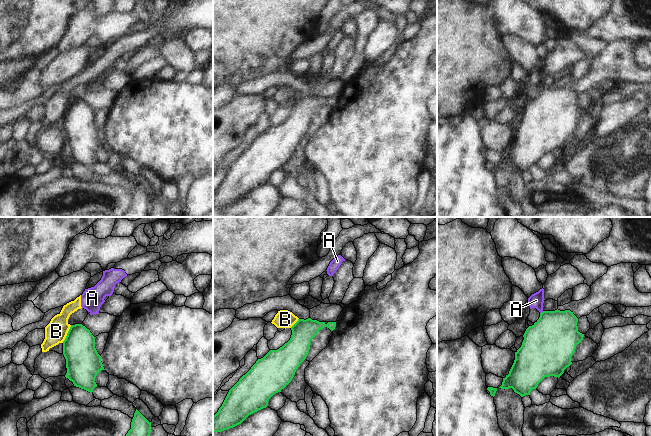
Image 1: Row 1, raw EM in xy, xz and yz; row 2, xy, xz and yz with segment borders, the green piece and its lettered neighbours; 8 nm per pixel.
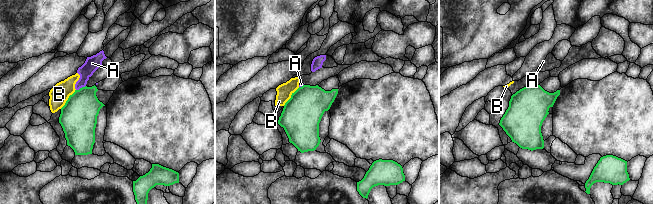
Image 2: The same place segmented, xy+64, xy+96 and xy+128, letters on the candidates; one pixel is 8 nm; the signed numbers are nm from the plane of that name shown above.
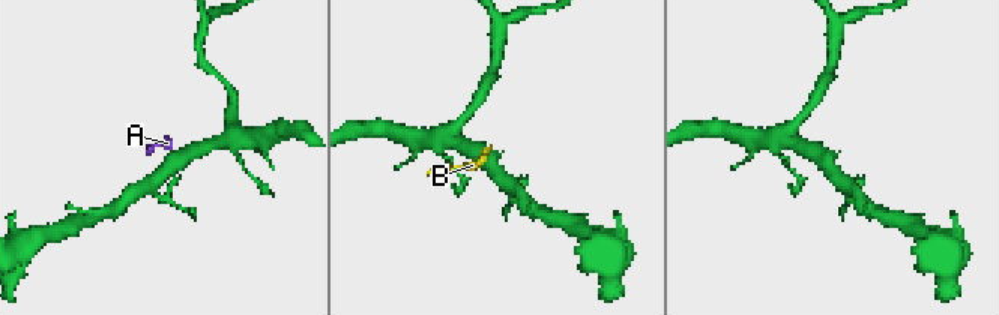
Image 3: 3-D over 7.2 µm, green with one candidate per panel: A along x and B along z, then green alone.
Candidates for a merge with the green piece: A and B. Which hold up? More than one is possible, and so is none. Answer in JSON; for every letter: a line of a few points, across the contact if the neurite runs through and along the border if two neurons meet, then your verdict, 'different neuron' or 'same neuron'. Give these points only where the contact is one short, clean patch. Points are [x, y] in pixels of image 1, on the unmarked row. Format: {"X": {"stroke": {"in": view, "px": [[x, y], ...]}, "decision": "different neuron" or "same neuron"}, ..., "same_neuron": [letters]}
{"A": {"stroke": {"in": "yz", "px": [[543, 87], [540, 89]]}, "decision": "different neuron"}, "B": {"stroke": {"in": "xy", "px": [[71, 101], [62, 118]]}, "decision": "different neuron"}, "same_neuron": []}

